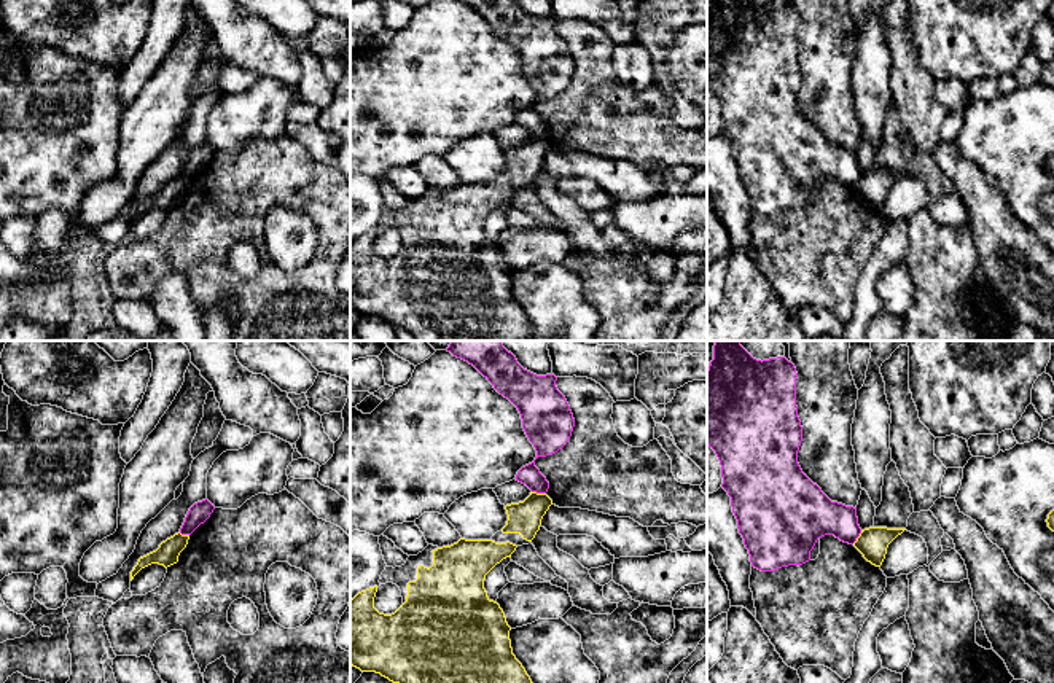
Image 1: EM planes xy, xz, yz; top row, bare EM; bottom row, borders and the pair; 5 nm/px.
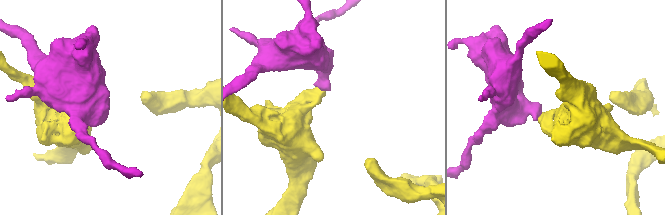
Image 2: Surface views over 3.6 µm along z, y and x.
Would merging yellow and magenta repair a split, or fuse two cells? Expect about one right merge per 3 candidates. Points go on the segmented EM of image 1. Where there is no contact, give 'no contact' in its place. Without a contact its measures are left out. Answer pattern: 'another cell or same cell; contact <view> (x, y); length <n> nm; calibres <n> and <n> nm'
another cell; contact xz (538, 494); length 70 nm; calibres 170 and 110 nm

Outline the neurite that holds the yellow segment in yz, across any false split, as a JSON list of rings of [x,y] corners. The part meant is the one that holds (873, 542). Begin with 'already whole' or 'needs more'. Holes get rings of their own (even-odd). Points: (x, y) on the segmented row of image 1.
already whole; [[[869,527],[861,530],[853,546],[863,557],[876,567],[880,567],[888,544],[906,529]]]

